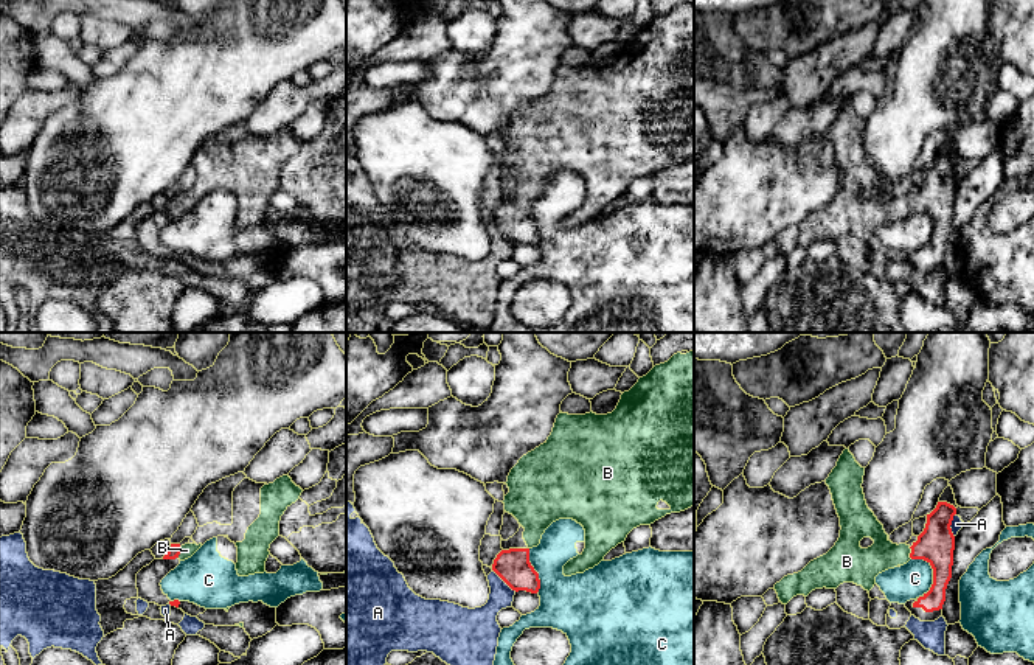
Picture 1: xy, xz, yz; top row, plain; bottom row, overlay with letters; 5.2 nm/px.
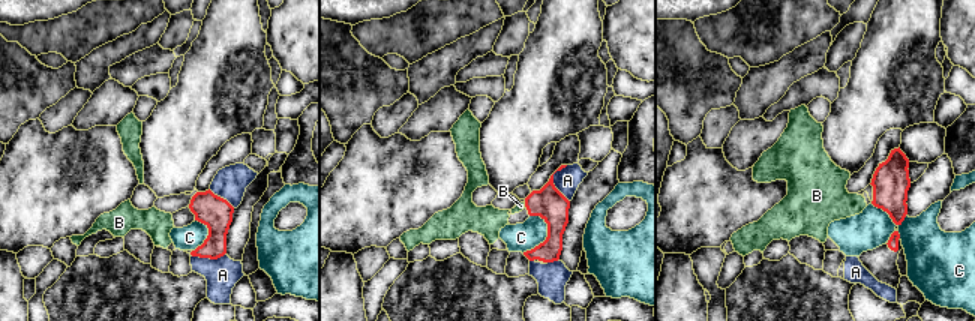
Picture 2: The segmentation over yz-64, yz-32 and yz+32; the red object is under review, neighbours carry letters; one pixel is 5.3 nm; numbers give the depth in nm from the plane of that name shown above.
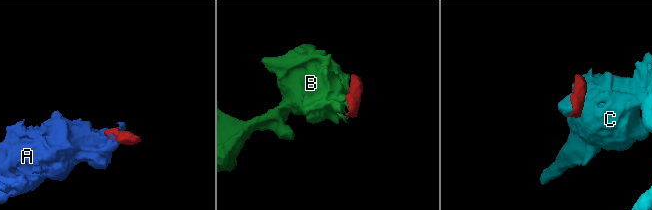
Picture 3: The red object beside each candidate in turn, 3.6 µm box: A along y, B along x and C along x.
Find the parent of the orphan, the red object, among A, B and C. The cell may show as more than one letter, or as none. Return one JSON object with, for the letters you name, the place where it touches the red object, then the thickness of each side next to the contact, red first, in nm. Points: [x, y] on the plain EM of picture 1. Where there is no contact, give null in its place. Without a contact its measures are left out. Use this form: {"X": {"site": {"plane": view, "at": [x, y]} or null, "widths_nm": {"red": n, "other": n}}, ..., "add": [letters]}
{"B": {"site": {"plane": "yz", "at": [910, 205]}, "widths_nm": {"red": 190, "other": 180}}, "add": ["B"]}

